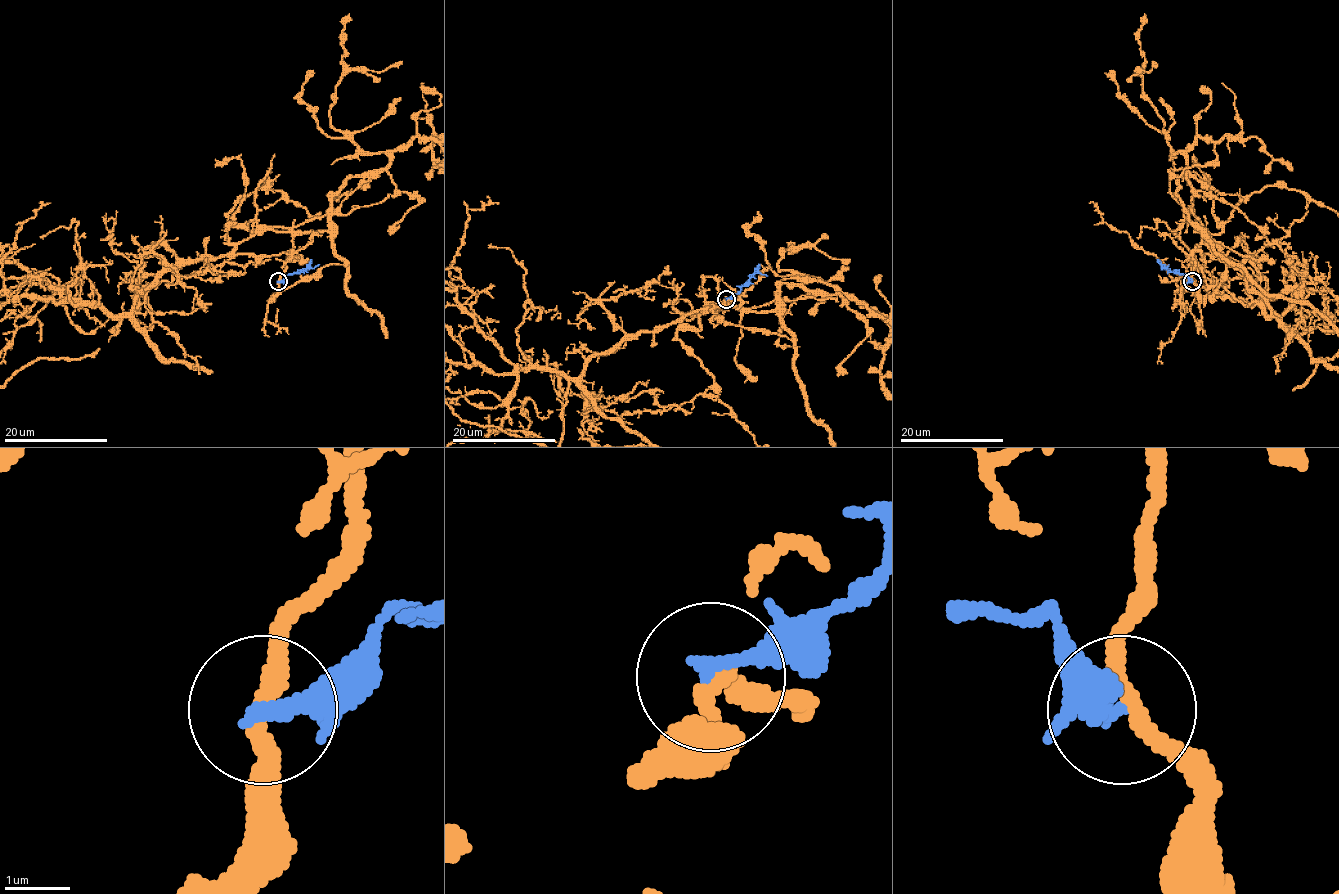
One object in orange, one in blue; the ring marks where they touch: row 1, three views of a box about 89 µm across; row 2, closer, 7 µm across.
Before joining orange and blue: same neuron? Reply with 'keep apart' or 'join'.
keep apart

